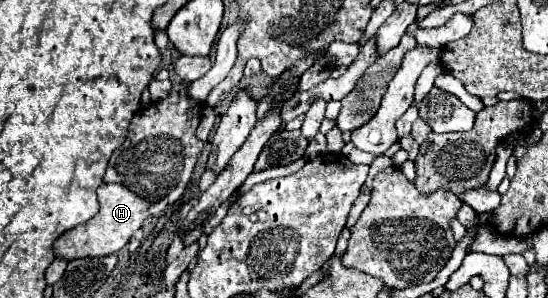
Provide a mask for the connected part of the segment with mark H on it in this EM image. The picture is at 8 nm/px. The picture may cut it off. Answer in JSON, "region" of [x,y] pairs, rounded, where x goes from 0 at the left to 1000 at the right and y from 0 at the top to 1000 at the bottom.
{"region":[[[186,617],[179,631],[179,678],[182,678],[182,705],[172,732],[164,732],[157,752],[146,752],[146,758],[117,779],[99,812],[99,859],[102,866],[139,872],[139,866],[157,866],[157,859],[208,852],[234,819],[241,785],[252,765],[259,765],[263,738],[270,732],[274,678],[248,664],[248,651],[241,651],[234,631],[226,631],[219,617]]]}

